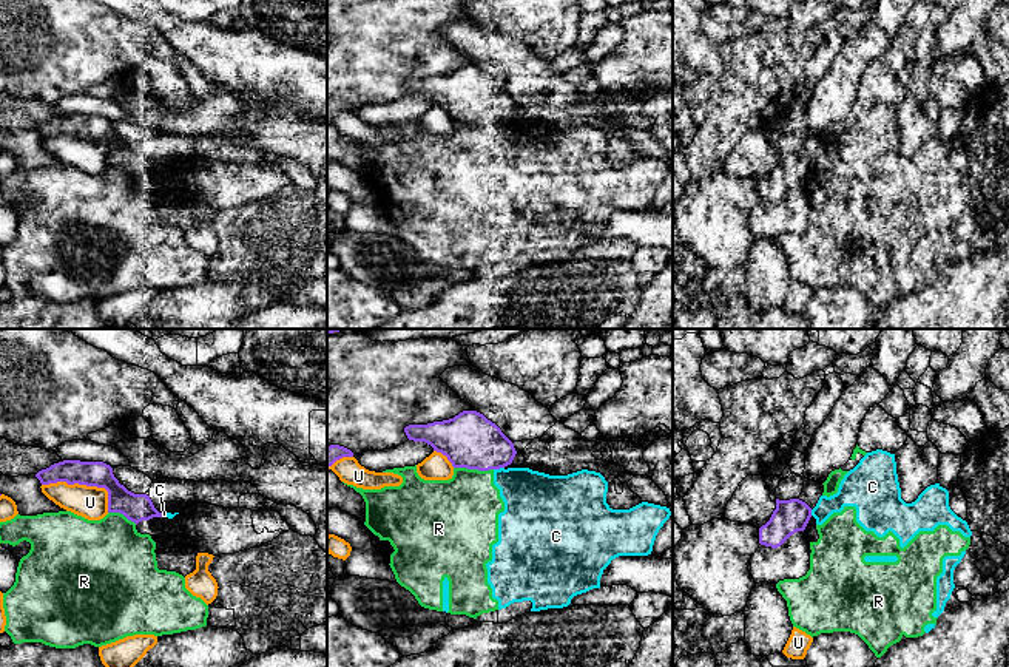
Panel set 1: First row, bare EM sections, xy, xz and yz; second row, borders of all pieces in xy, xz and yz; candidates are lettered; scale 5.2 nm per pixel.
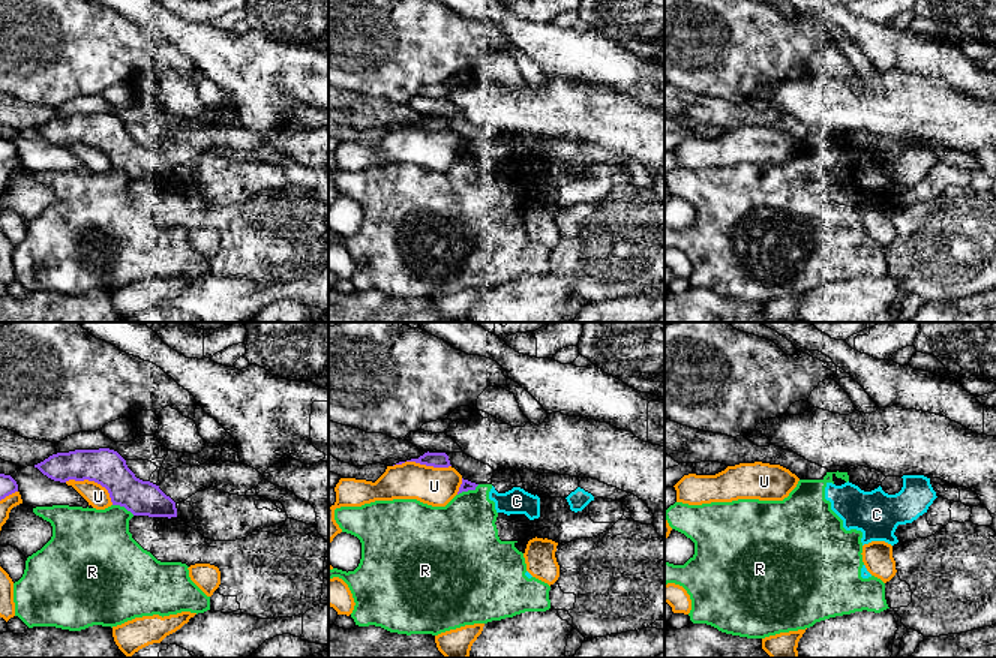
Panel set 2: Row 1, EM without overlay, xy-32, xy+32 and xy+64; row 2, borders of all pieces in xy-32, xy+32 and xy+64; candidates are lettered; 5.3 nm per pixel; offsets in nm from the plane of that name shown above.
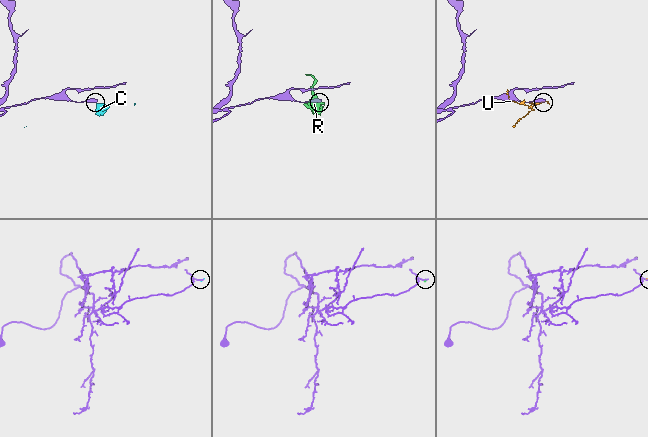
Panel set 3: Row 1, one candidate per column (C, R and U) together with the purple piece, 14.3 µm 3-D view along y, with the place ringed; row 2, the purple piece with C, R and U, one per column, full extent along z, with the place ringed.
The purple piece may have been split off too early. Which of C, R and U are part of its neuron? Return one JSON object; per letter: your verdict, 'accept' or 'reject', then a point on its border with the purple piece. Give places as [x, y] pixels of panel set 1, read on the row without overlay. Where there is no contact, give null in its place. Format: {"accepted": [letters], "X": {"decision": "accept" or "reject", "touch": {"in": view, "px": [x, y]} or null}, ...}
{"accepted": [], "C": {"decision": "reject", "touch": {"in": "xz", "px": [499, 122]}}, "R": {"decision": "reject", "touch": {"in": "xz", "px": [474, 122]}}, "U": {"decision": "reject", "touch": {"in": "xy", "px": [85, 138]}}}

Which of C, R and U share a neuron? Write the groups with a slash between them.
C R / U

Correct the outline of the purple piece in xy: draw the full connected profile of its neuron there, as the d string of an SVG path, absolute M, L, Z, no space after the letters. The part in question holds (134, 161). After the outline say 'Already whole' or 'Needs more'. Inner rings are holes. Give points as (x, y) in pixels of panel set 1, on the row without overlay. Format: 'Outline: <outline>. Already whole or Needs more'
Outline: M63 114L35 128L42 139L66 136L68 139L86 139L108 145L108 167L120 167L136 179L142 174L162 171L150 150L128 145L113 128L113 122L103 116Z. Already whole

